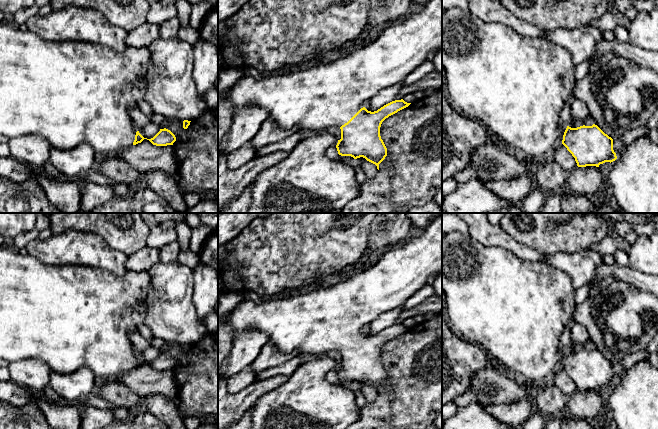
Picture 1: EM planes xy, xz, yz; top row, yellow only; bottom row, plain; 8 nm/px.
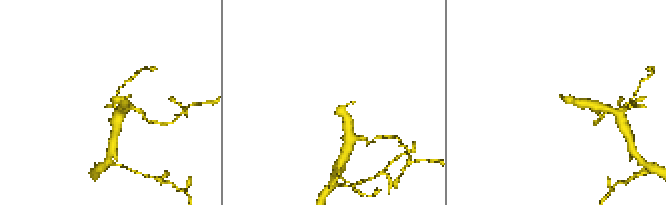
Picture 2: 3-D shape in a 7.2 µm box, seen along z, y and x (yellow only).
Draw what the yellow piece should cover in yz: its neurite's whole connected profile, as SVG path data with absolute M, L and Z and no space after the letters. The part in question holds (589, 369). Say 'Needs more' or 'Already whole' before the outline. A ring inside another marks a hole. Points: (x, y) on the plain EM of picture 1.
Needs more. M459 232L443 233L442 291L453 329L463 334L470 343L482 345L496 361L522 374L529 381L543 382L548 375L562 367L575 382L578 391L599 391L600 388L617 383L613 363L597 349L577 352L559 349L559 338L576 306L575 290L570 277L547 262L521 260L503 248L484 246Z

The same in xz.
Needs more. M442 214L434 218L418 236L408 238L397 246L387 249L374 265L362 267L361 271L357 271L347 280L304 294L298 292L260 303L245 299L227 316L227 323L232 331L232 339L247 329L255 329L264 333L268 341L280 352L298 351L299 353L312 353L319 357L340 352L341 363L336 369L338 378L351 380L354 383L363 381L375 388L379 394L379 388L387 380L387 372L380 360L381 348L386 342L408 331L411 327L403 323L395 324L374 336L368 335L365 329L380 314L404 304L427 284L430 276L440 272L442 272Z

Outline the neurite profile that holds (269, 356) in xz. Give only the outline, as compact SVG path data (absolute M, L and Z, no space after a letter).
M268 341L250 366L253 368L255 375L257 375L268 368L279 366L299 354L298 351L293 351L291 353L280 352Z

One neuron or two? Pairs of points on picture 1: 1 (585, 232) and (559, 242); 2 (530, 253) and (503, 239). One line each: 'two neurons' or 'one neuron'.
1: one neuron
2: one neuron

